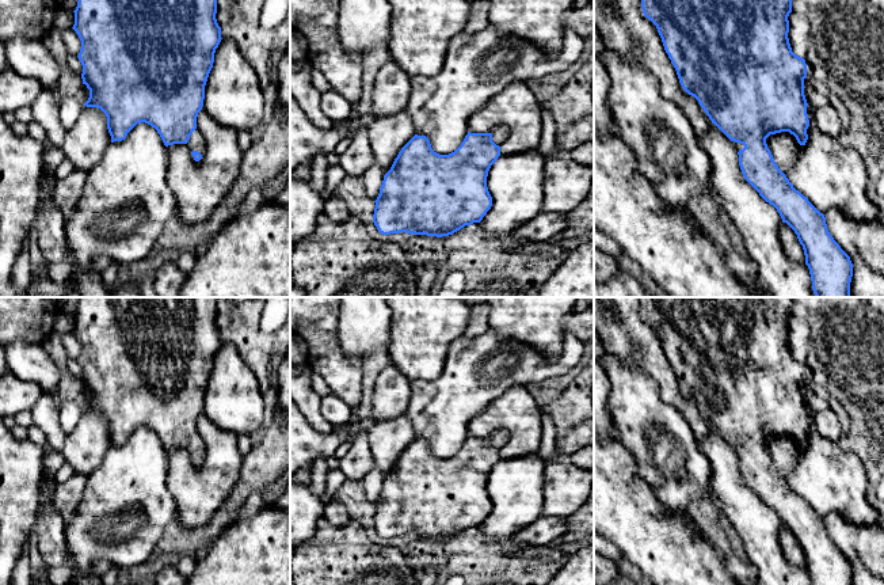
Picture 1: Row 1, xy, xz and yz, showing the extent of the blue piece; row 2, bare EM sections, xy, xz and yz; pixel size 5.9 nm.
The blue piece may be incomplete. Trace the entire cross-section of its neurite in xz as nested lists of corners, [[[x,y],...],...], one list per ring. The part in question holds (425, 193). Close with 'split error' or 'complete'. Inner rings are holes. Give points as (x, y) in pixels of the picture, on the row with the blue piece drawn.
[[[504,125],[491,133],[468,132],[461,145],[449,155],[434,152],[426,136],[415,134],[384,175],[373,214],[378,232],[442,238],[453,235],[465,225],[480,223],[492,206],[487,187],[488,171],[500,156],[500,148],[508,133]]]; split error

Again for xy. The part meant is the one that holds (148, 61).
[[[79,0],[73,30],[81,41],[79,60],[83,84],[89,90],[87,107],[98,107],[107,117],[111,143],[122,141],[141,122],[155,128],[165,147],[186,144],[195,162],[205,155],[205,138],[197,128],[205,86],[221,42],[217,0]]]; split error

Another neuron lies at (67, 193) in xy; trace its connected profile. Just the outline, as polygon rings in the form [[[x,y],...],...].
[[[75,168],[66,178],[54,183],[53,202],[65,221],[72,219],[85,185],[87,172]]]

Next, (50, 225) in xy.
[[[46,171],[39,185],[43,204],[34,228],[38,233],[38,244],[45,262],[60,263],[73,261],[65,235],[65,219],[53,202],[53,190],[57,179],[52,171]]]

